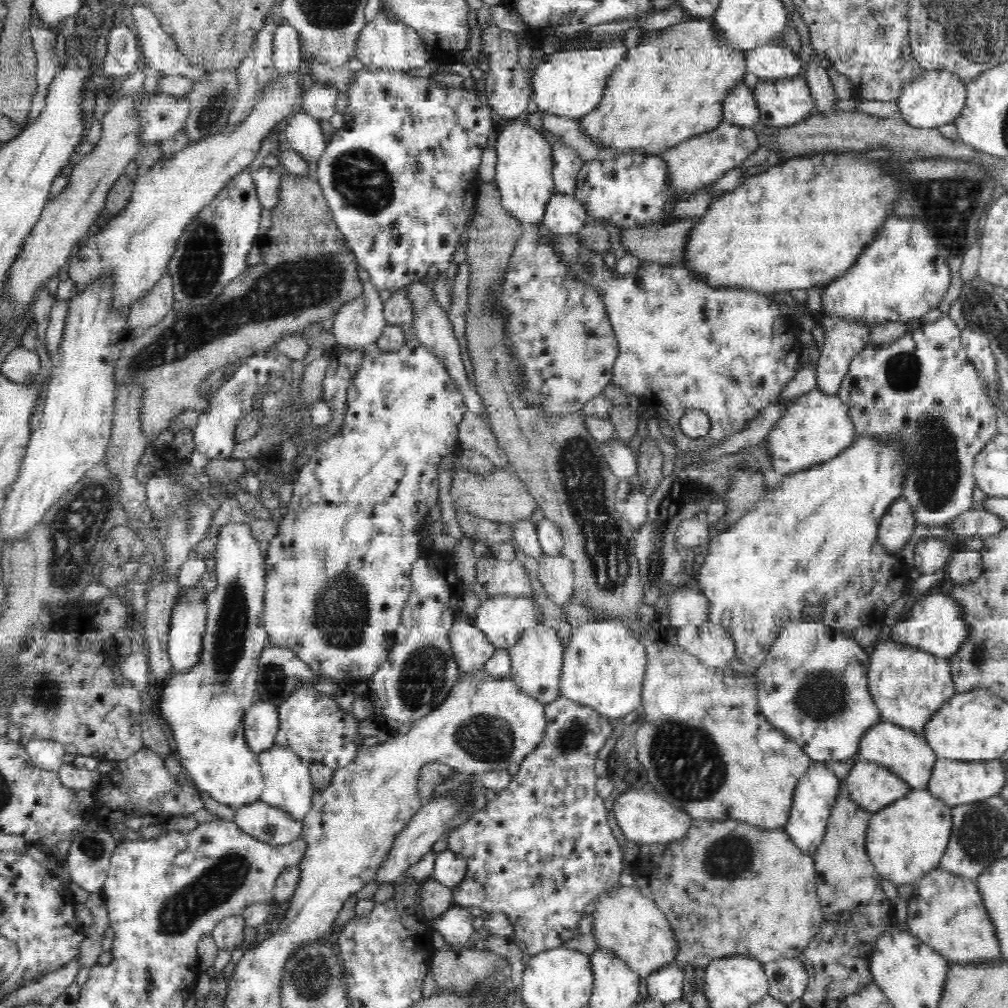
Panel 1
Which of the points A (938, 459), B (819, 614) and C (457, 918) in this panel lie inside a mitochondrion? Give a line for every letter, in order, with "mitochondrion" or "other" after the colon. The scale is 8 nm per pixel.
A: mitochondrion
B: other
C: other

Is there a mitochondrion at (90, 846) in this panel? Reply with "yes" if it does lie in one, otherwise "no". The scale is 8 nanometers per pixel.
yes

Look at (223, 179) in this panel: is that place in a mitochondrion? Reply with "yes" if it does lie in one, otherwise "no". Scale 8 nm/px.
no

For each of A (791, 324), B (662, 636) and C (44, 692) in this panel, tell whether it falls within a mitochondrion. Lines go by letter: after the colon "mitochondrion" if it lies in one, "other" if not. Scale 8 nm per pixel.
A: other
B: other
C: mitochondrion

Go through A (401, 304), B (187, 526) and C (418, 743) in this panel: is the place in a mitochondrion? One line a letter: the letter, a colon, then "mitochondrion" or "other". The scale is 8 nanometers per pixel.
A: other
B: mitochondrion
C: other

